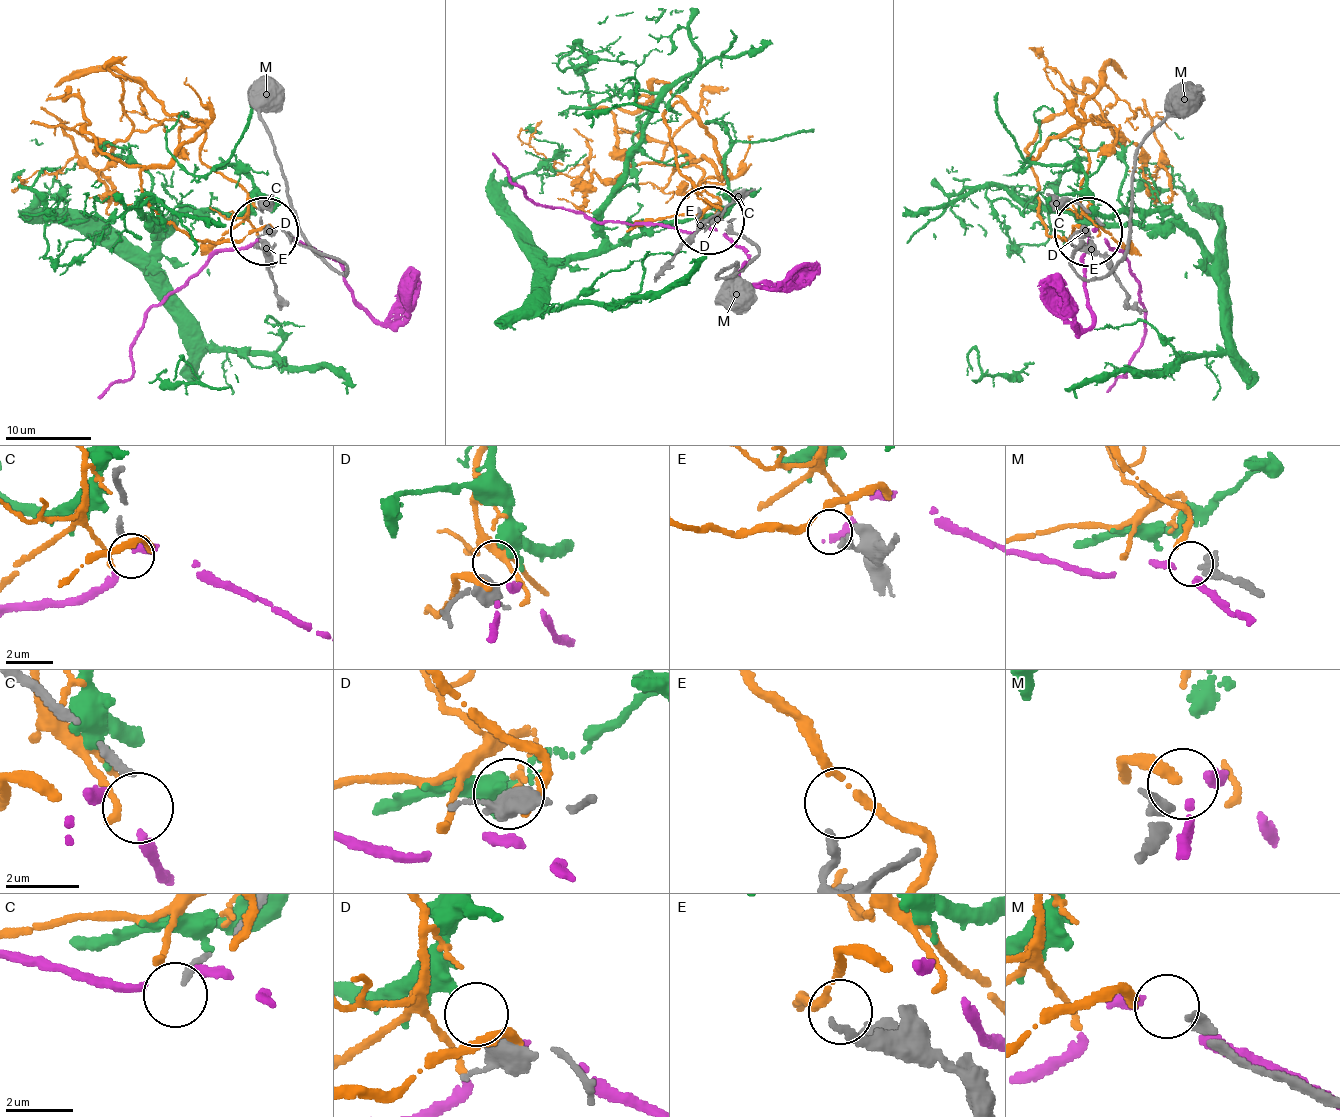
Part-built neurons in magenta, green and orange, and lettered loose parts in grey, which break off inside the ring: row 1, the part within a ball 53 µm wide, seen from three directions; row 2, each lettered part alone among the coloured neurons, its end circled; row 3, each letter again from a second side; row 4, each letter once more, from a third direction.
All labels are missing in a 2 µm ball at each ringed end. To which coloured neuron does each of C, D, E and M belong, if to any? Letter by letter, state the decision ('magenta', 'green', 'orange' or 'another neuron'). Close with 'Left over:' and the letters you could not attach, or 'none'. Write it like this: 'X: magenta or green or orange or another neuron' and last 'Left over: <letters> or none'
C: another neuron
D: green
E: another neuron
M: orange
Left over: C, E

